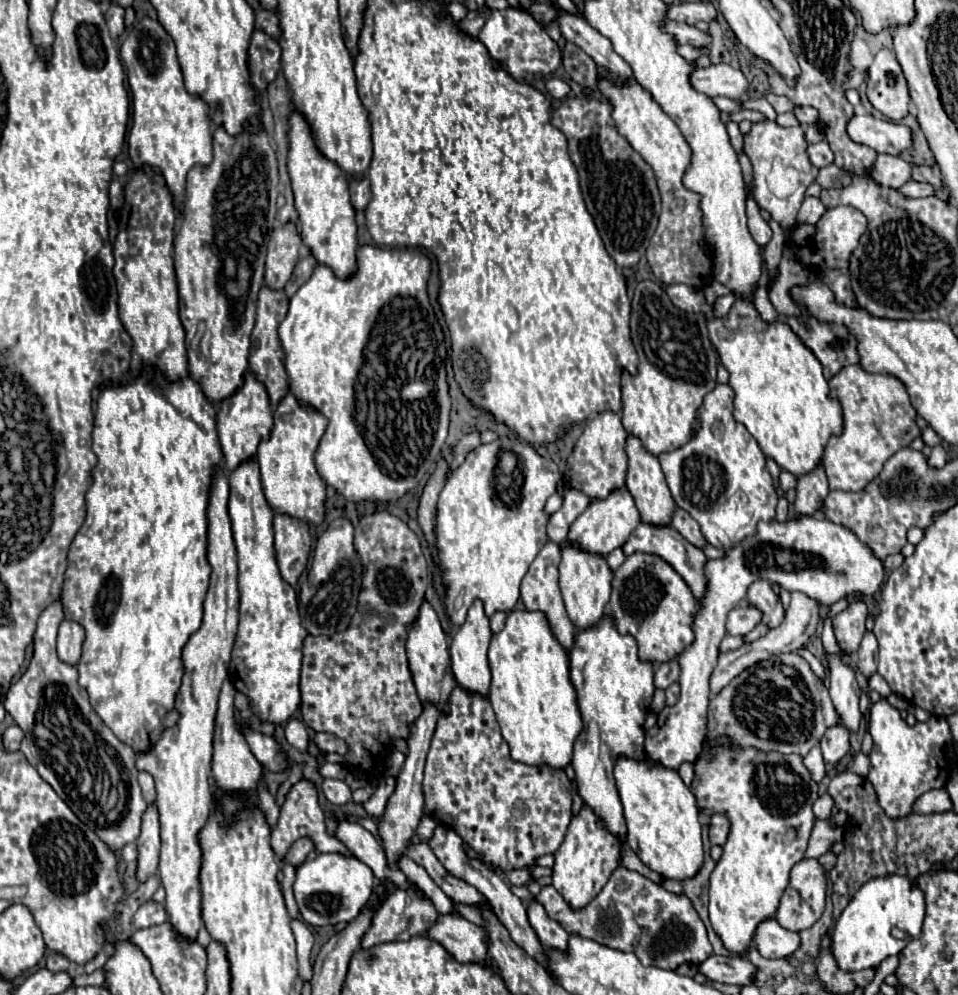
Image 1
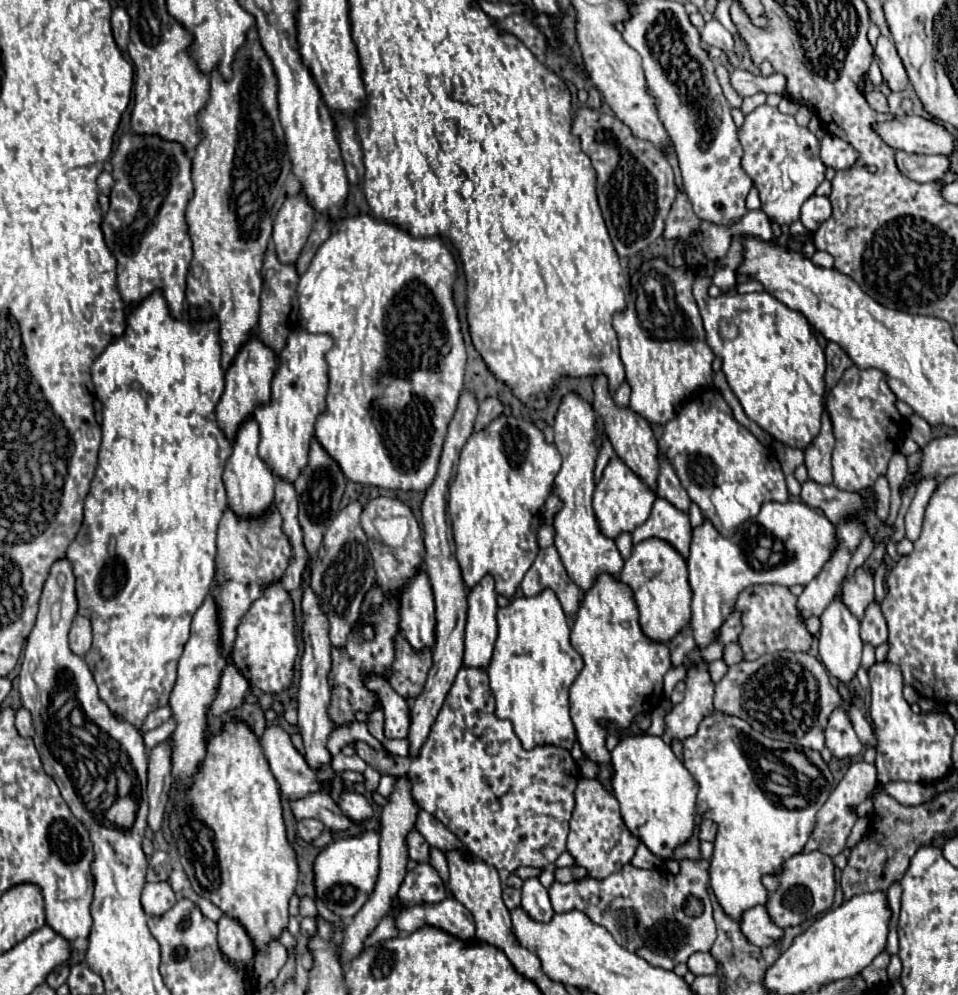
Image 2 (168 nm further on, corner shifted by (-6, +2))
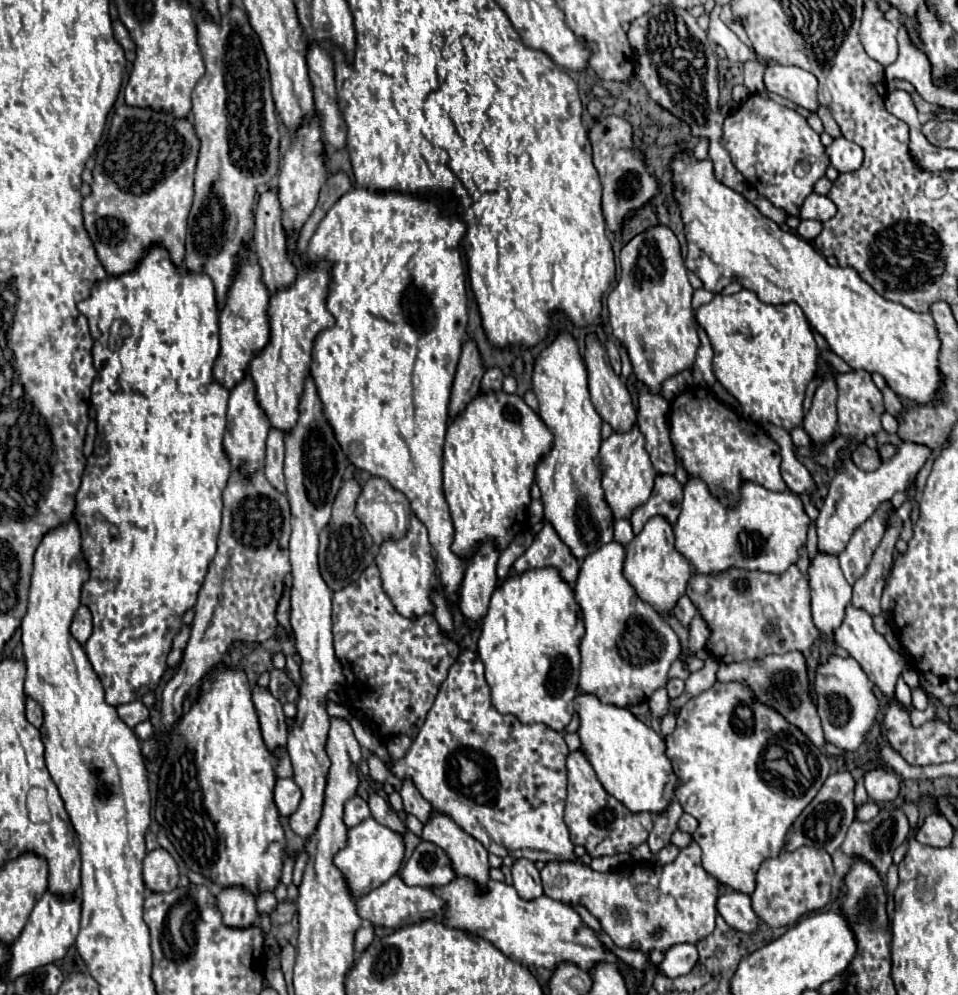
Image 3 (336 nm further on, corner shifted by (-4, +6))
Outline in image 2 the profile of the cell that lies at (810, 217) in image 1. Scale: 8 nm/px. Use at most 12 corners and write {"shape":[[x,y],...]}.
{"shape":[[809,197],[801,207],[801,223],[813,233],[831,217],[827,197]]}

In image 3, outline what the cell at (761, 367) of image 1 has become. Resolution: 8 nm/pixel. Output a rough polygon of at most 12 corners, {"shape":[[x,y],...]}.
{"shape":[[797,303],[695,311],[747,421],[805,417],[819,349]]}

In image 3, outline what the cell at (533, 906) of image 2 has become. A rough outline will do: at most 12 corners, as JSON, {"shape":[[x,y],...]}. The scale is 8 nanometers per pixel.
{"shape":[[533,861],[513,865],[513,887],[531,901],[543,895],[539,869]]}

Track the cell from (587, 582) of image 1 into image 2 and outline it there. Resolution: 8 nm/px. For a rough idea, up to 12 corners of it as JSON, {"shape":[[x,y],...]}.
{"shape":[[577,393],[553,423],[555,547],[587,591],[623,559],[593,513],[597,423]]}

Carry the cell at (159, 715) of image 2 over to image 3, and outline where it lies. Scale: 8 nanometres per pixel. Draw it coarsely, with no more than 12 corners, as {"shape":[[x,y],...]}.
{"shape":[[141,701],[119,705],[117,713],[131,729],[149,719]]}

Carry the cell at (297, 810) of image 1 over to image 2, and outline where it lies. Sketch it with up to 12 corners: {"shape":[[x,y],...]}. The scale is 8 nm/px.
{"shape":[[275,723],[261,735],[265,757],[283,795],[317,793],[319,781],[363,774],[313,771]]}

